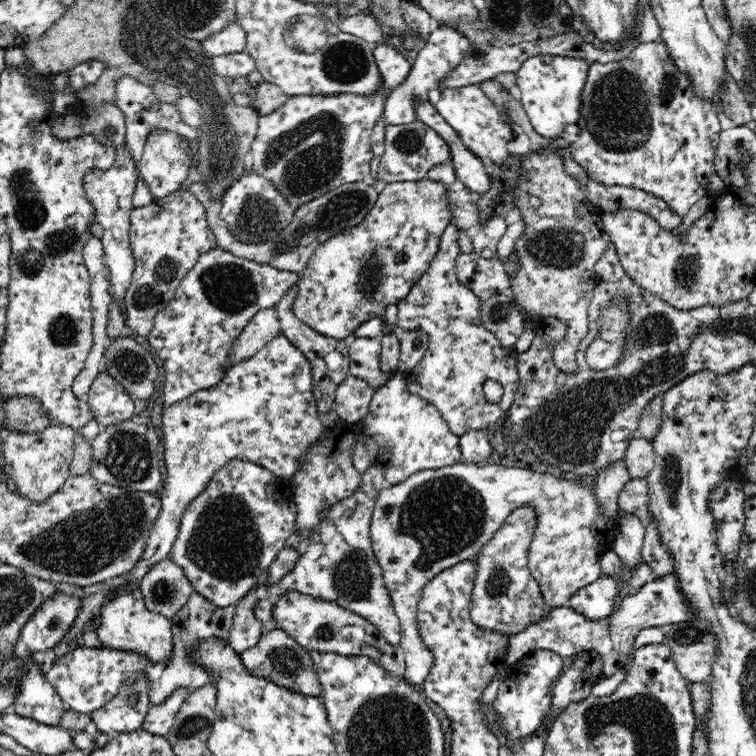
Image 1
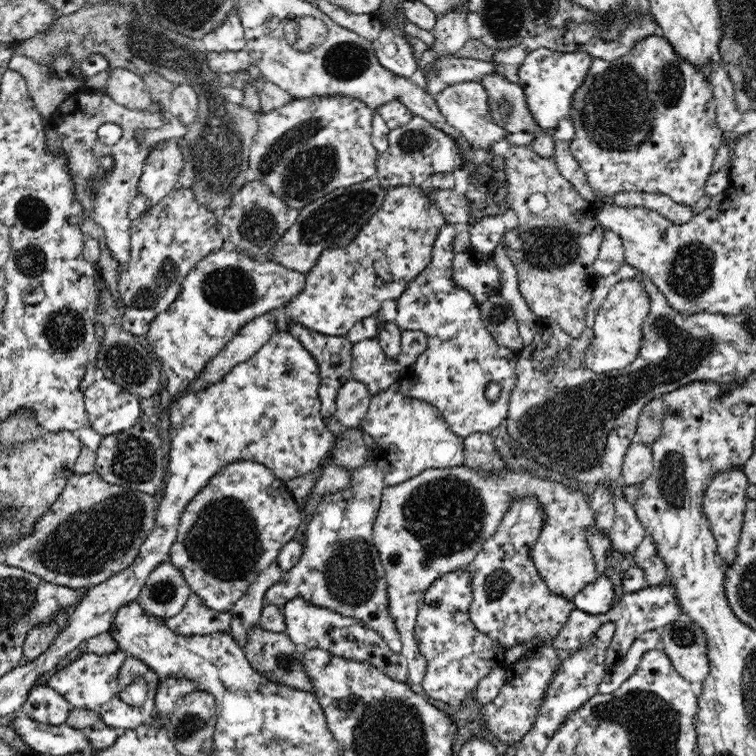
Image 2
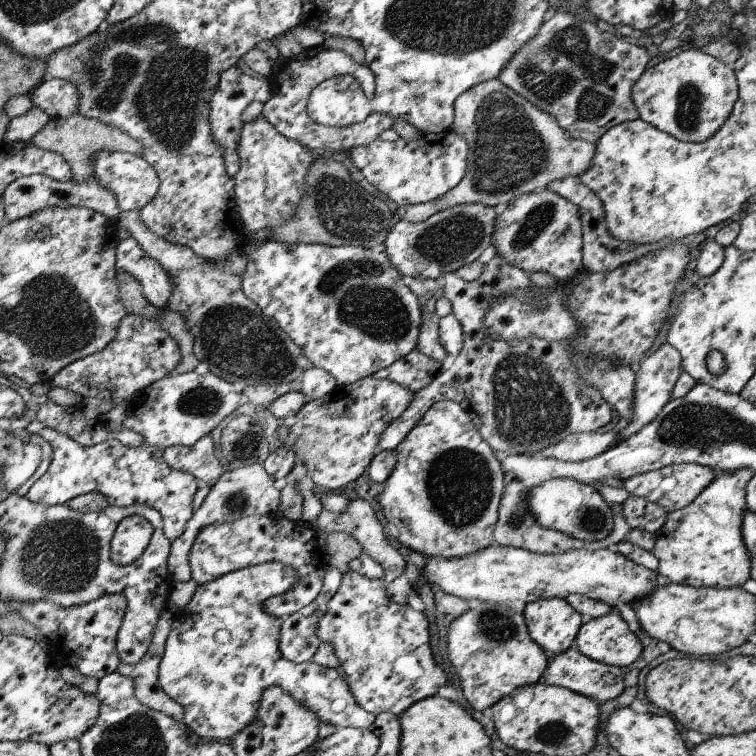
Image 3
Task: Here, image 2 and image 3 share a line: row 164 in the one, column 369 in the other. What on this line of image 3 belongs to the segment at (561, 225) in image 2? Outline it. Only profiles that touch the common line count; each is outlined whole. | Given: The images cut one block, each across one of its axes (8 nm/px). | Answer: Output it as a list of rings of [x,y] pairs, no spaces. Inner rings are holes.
[[[354,499],[347,504],[345,511],[341,514],[337,512],[325,512],[321,510],[317,514],[317,520],[315,520],[315,529],[320,534],[327,534],[329,532],[343,532],[352,538],[355,538],[356,542],[361,544],[362,553],[367,554],[369,558],[375,560],[381,569],[383,570],[383,582],[386,584],[395,580],[404,570],[405,560],[399,555],[399,552],[389,545],[388,538],[383,536],[382,530],[383,523],[379,523],[379,520],[375,517],[371,506],[365,502],[365,500]]]

